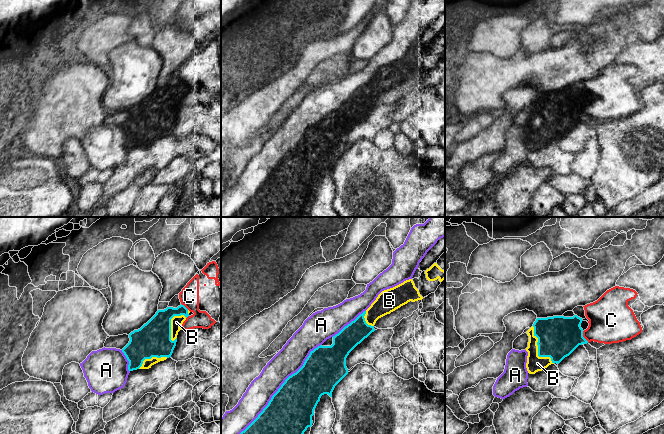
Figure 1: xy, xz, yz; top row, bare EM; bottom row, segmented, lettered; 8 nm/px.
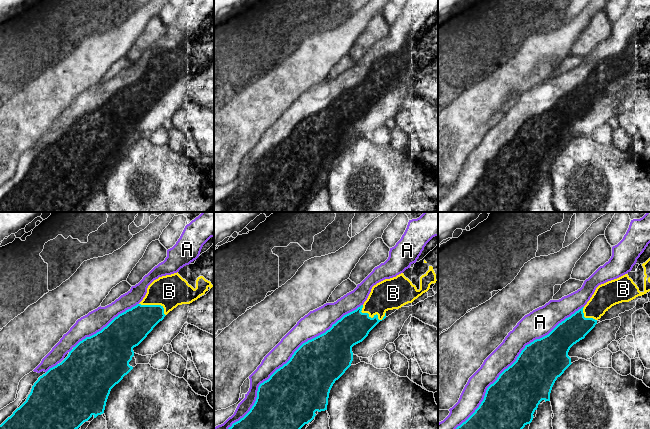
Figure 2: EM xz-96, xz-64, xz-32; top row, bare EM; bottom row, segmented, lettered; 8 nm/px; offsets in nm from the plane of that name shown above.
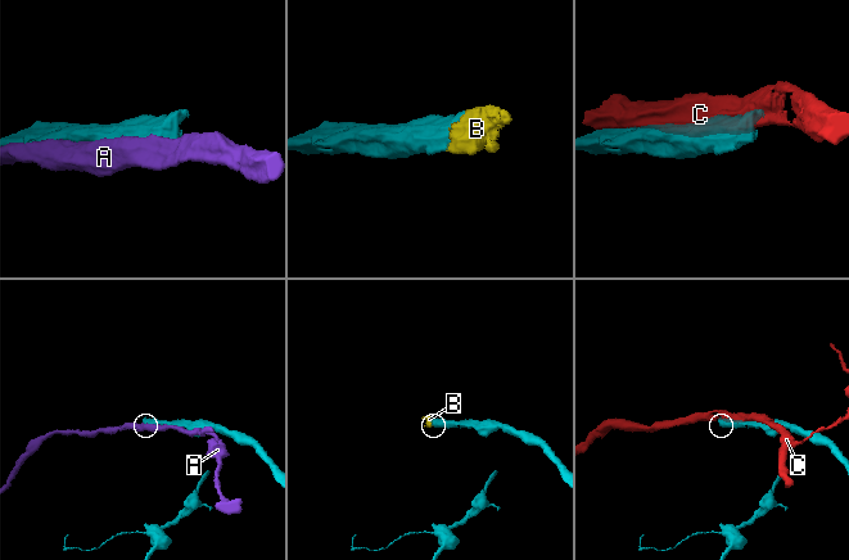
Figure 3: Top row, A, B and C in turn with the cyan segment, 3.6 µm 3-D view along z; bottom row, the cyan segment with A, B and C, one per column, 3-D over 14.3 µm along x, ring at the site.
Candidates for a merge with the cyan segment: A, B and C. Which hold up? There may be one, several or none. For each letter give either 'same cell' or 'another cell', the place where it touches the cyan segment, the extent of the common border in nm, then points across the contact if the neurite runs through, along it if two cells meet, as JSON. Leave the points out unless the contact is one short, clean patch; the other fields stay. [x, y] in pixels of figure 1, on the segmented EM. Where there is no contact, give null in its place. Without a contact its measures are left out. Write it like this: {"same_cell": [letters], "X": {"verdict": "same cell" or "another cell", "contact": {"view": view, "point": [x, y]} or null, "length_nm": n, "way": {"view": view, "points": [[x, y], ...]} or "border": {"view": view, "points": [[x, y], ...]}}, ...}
{"same_cell": ["B"], "A": {"verdict": "another cell", "contact": {"view": "xz", "point": [280, 387]}, "length_nm": 1000}, "B": {"verdict": "same cell", "contact": {"view": "yz", "point": [538, 349]}, "length_nm": 360}, "C": {"verdict": "another cell", "contact": {"view": "yz", "point": [583, 337]}, "length_nm": 110}}

